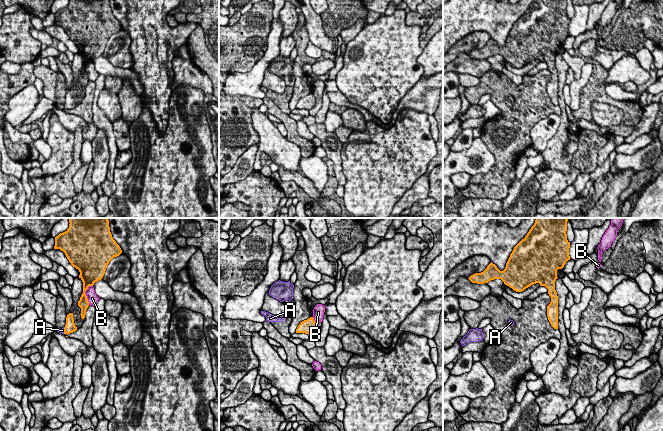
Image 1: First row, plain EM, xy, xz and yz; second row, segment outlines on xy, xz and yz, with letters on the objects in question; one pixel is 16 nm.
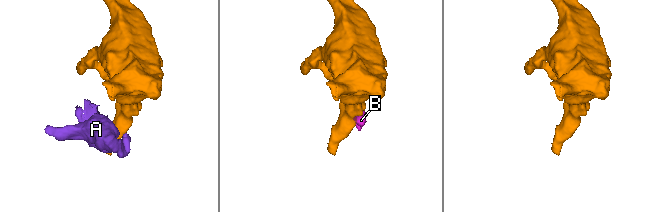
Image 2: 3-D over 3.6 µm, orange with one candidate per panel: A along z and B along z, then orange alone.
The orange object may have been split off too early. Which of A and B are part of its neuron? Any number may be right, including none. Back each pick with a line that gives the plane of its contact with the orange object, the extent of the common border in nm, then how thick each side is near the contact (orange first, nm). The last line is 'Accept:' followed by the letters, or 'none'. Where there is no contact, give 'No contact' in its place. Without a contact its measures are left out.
Accept: none

